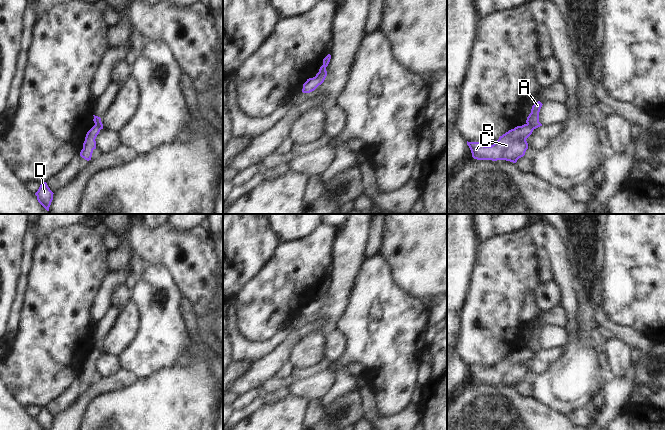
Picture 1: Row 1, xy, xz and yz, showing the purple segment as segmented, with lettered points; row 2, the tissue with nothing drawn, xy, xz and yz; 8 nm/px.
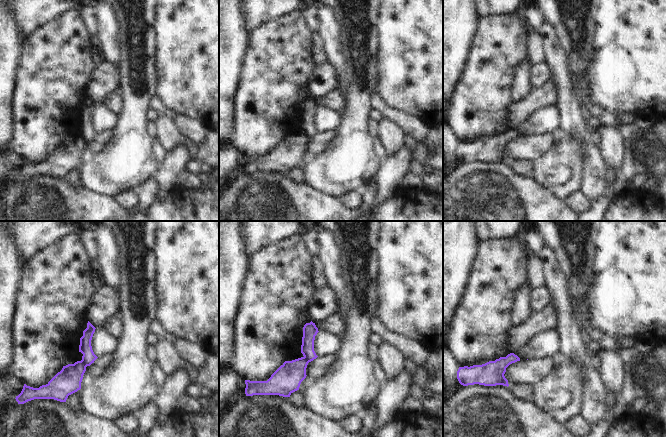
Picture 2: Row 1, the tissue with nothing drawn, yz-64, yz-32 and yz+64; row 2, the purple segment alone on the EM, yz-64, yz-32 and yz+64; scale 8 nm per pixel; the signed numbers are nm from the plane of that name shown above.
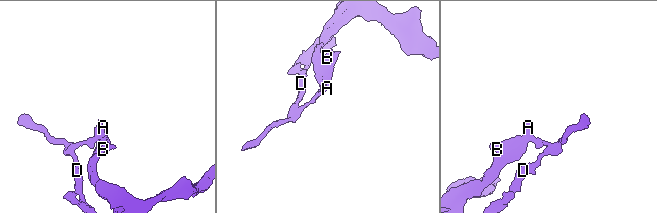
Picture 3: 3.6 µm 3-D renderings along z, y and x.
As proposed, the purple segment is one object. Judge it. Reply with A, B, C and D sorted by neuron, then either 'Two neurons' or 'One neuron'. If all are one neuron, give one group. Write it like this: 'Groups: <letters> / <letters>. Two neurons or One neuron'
Groups: A D / B C. Two neurons.

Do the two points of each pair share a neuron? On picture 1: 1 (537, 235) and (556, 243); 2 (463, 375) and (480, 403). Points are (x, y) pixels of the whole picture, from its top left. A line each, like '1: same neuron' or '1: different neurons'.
1: different neurons
2: different neurons

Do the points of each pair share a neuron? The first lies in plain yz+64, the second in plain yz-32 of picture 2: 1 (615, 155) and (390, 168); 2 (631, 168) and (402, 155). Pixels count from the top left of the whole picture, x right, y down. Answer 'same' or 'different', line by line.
1: different
2: different

